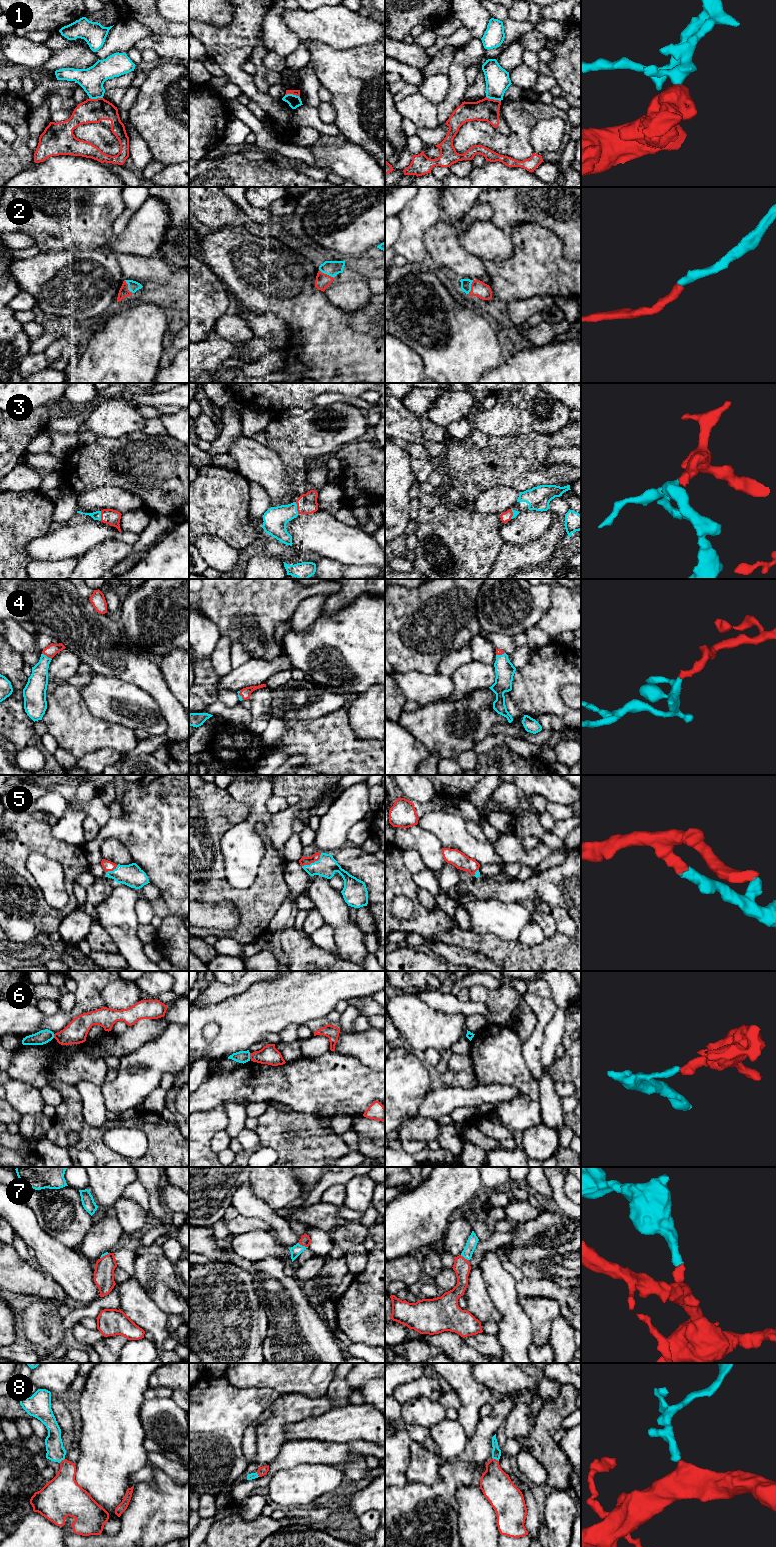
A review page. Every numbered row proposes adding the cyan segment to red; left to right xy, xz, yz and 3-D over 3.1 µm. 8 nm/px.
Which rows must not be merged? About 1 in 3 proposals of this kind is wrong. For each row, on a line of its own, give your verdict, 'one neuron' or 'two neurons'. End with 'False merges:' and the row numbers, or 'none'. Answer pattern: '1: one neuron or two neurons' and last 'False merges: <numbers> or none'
1: two neurons
2: one neuron
3: one neuron
4: one neuron
5: one neuron
6: two neurons
7: one neuron
8: one neuron
False merges: 1, 6

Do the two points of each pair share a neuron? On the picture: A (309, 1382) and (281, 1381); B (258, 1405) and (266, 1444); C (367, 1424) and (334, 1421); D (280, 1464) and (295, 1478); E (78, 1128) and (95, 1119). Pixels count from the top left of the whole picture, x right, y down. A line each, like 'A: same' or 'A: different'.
A: same
B: different
C: same
D: different
E: different

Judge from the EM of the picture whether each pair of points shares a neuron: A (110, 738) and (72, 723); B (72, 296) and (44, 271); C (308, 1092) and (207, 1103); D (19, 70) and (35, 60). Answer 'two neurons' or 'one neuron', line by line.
A: one neuron
B: one neuron
C: one neuron
D: two neurons

